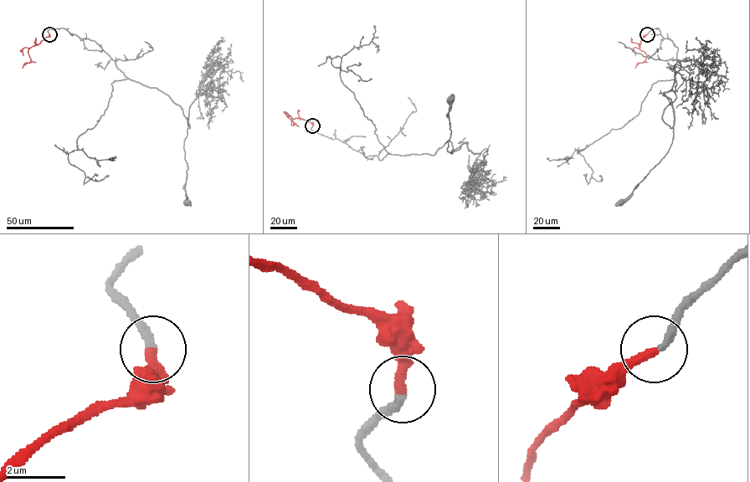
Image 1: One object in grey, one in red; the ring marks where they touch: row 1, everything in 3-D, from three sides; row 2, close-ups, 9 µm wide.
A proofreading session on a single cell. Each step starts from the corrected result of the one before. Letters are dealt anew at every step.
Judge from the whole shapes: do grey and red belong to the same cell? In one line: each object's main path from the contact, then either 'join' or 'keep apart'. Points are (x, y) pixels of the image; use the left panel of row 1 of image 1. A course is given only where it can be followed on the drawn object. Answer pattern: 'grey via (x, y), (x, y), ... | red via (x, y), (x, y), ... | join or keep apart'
grey via (49, 34), (49, 29), (64, 28), (95, 41), (126, 77), (156, 87), (182, 110), (189, 125), (186, 202) | red via (49, 34), (28, 48), (30, 61), (22, 68) | join

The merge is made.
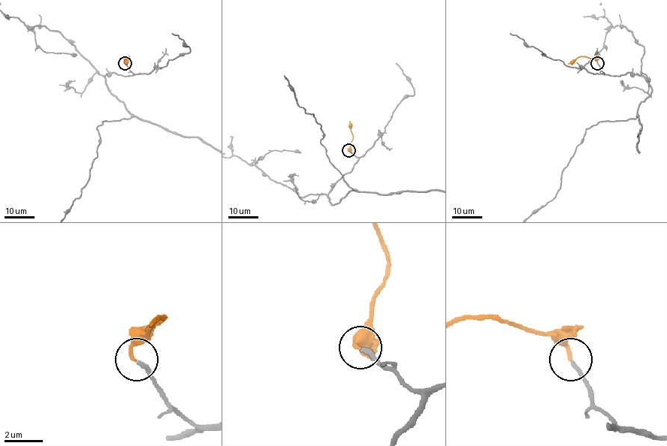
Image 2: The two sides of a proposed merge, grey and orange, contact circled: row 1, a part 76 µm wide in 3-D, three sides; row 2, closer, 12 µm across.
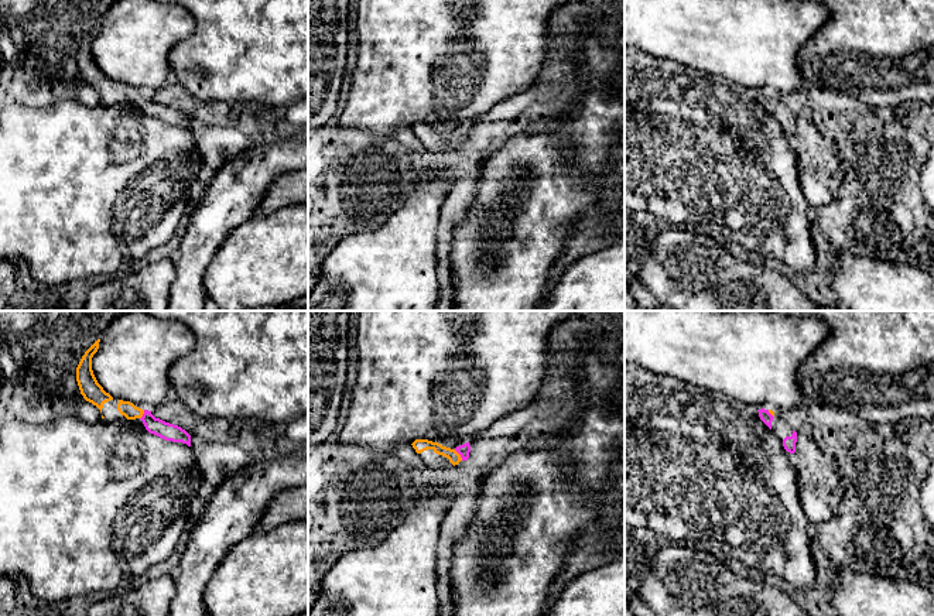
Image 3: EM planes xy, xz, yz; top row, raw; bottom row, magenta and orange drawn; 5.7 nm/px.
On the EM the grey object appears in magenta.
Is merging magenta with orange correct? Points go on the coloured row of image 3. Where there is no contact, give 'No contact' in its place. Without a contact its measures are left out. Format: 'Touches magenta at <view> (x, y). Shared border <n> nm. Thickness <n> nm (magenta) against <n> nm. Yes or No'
Touches magenta at xz (459, 454). Shared border 80 nm. Thickness 70 nm (magenta) against 80 nm. Yes

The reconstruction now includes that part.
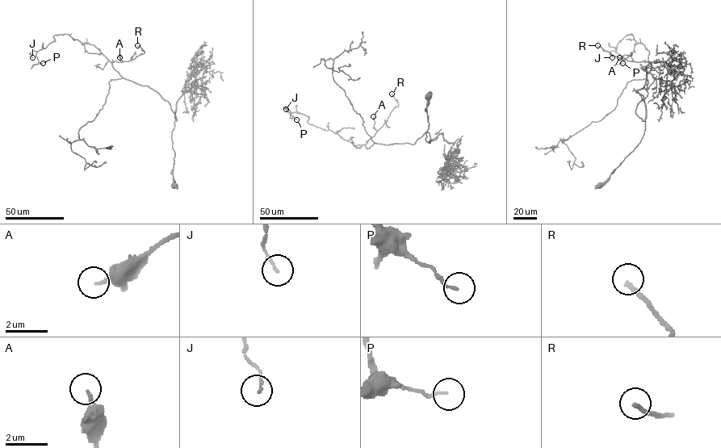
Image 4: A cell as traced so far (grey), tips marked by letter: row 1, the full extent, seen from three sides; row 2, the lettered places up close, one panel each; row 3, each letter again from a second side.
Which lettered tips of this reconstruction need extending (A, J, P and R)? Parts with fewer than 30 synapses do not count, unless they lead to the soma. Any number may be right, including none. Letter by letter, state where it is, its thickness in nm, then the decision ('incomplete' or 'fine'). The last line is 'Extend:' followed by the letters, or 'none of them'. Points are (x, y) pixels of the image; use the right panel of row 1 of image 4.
A: place (619, 57); calibre 160 nm; fine
J: place (612, 57); calibre 110 nm; fine
P: place (622, 63); calibre 100 nm; fine
R: place (597, 45); calibre 200 nm; incomplete
Extend: R

